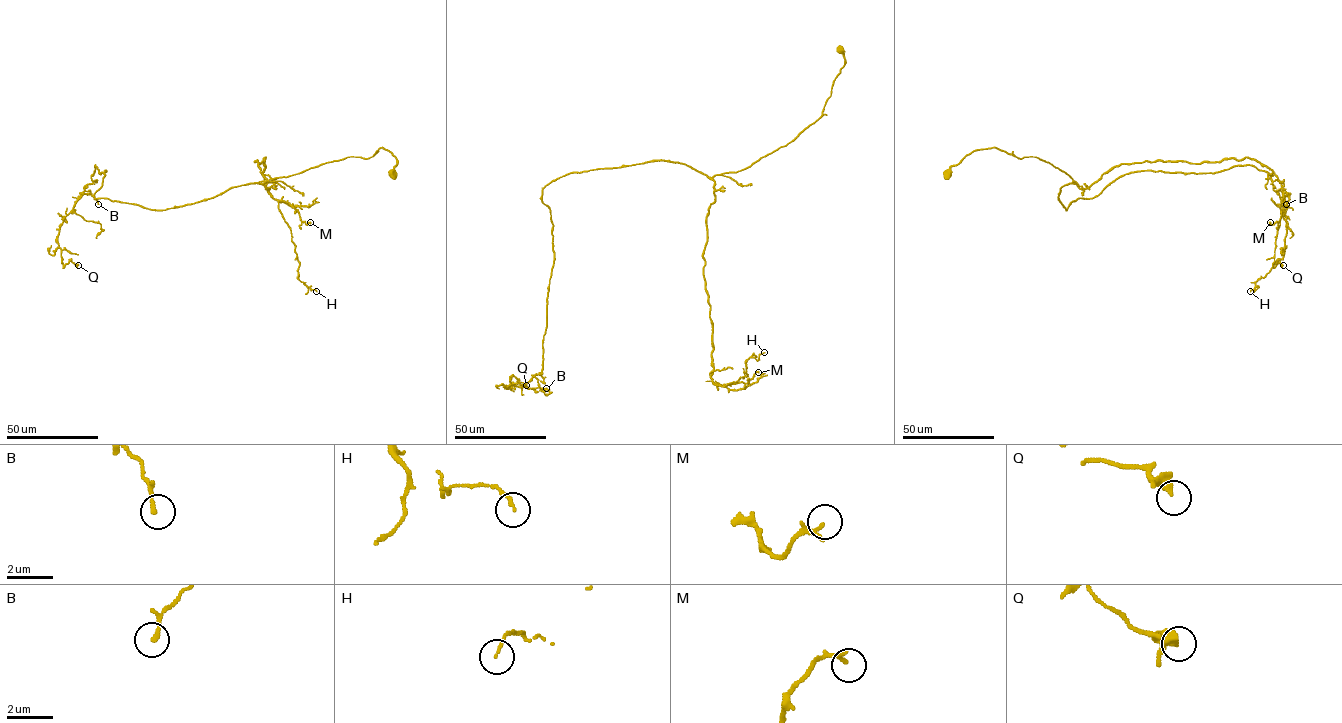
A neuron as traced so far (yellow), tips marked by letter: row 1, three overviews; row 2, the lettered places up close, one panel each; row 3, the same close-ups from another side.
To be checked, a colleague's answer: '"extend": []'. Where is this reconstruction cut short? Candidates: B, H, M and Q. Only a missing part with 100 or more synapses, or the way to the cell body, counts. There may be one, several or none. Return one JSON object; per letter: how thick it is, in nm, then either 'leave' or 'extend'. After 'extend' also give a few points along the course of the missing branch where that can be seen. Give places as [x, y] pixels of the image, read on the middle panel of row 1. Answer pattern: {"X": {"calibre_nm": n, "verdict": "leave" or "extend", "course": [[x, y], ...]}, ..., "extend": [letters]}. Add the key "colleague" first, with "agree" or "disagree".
{"colleague": "agree", "B": {"calibre_nm": 130, "verdict": "leave"}, "H": {"calibre_nm": 100, "verdict": "leave"}, "M": {"calibre_nm": 120, "verdict": "leave"}, "Q": {"calibre_nm": 280, "verdict": "leave"}, "extend": []}

